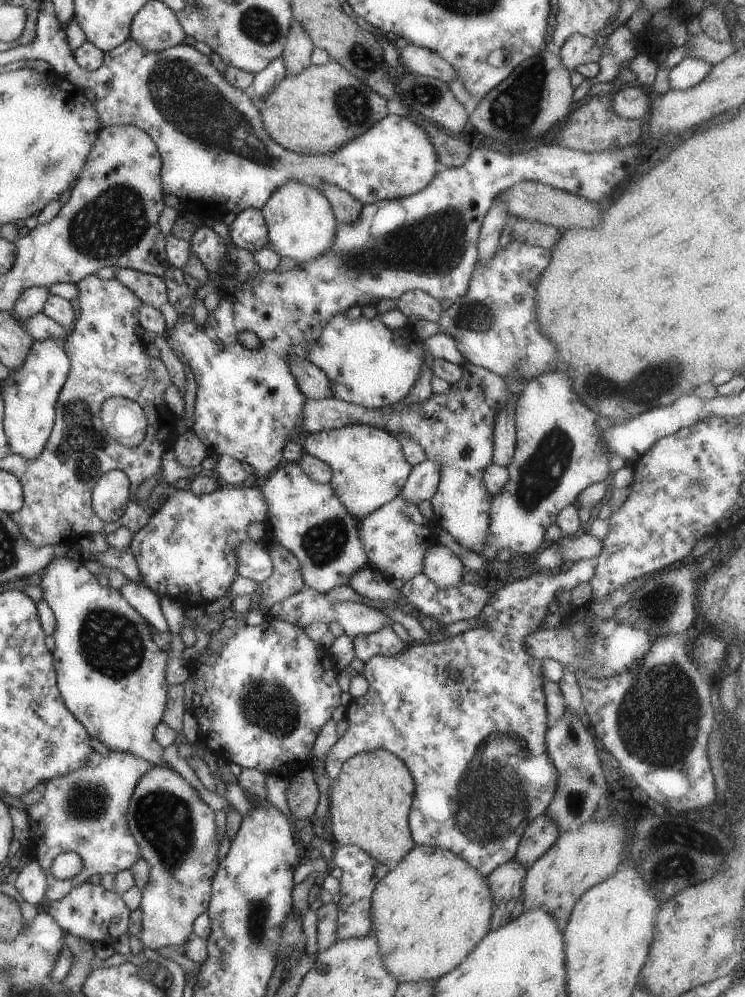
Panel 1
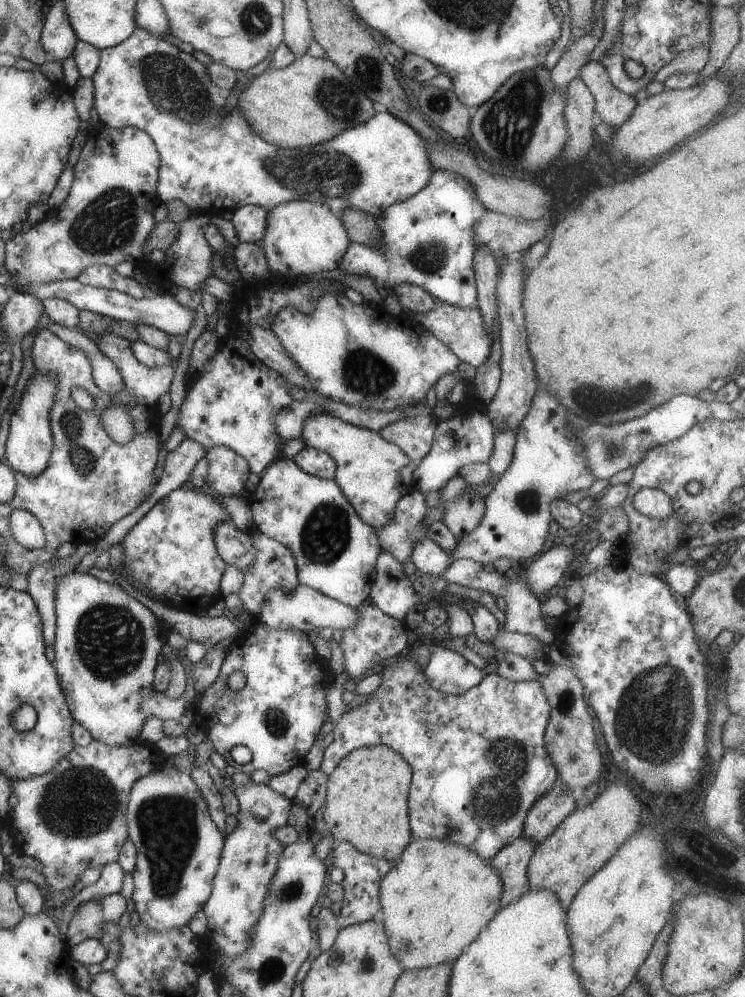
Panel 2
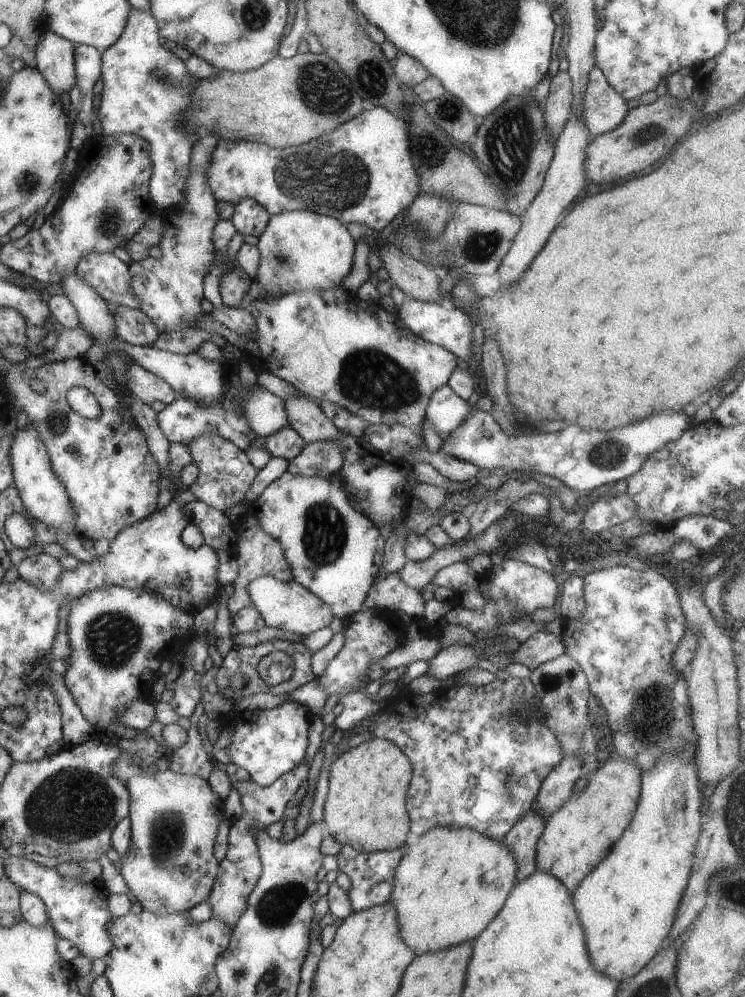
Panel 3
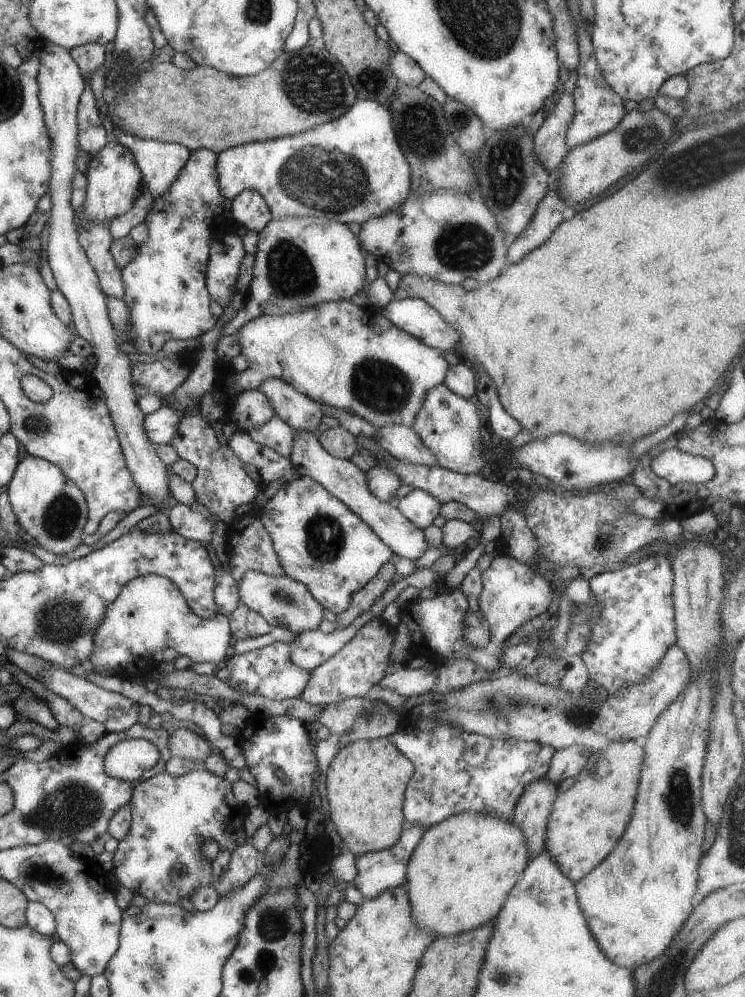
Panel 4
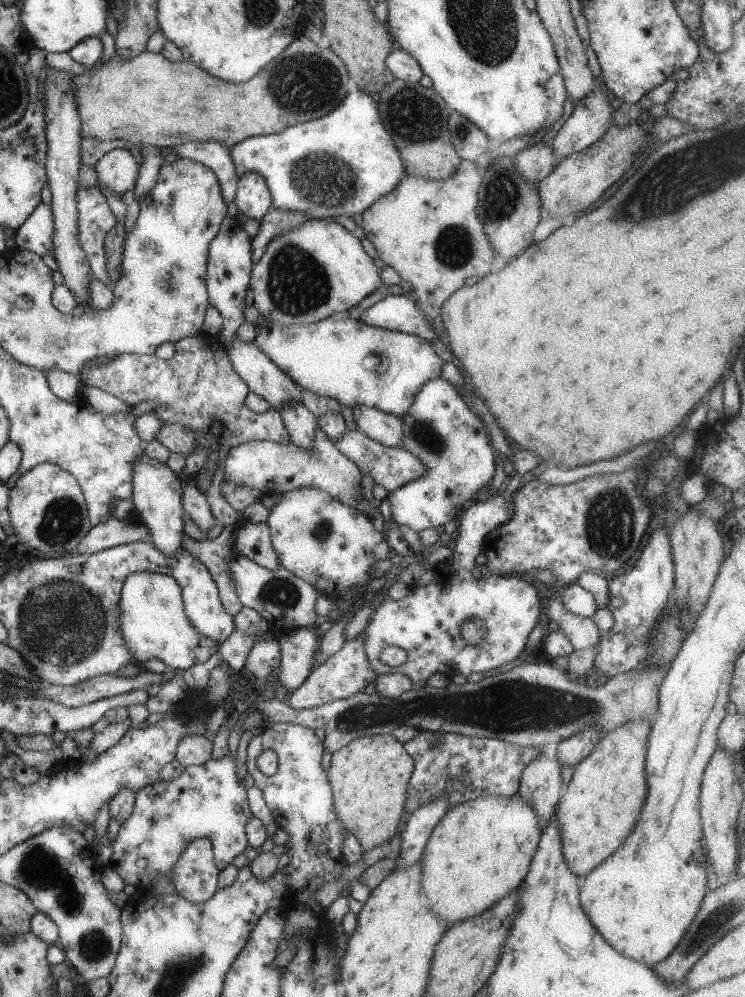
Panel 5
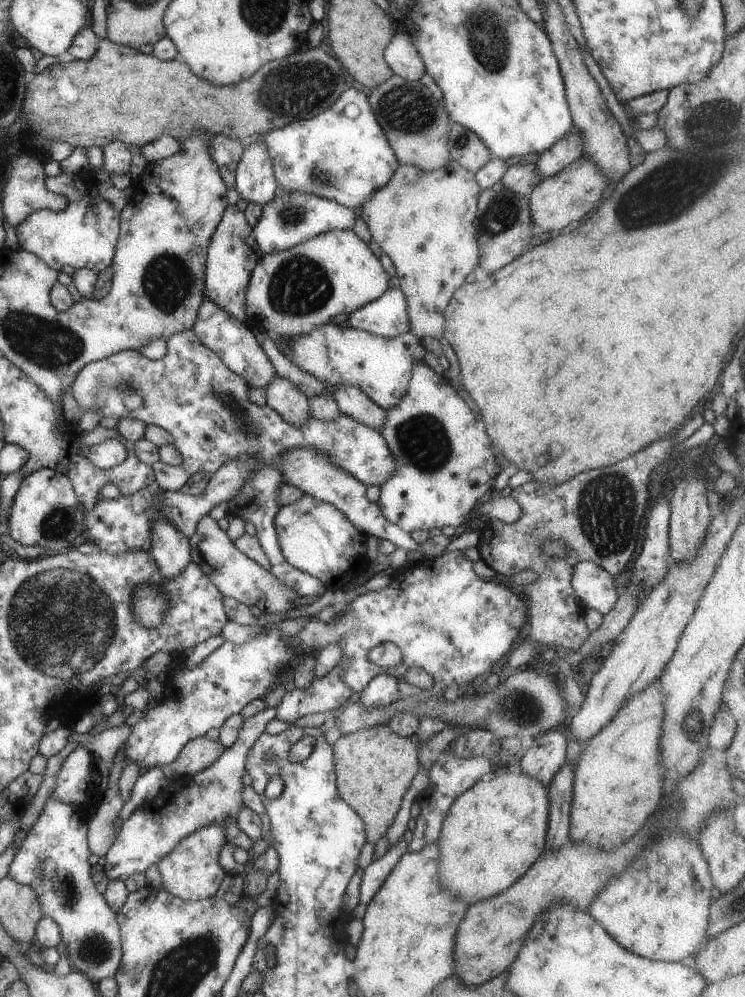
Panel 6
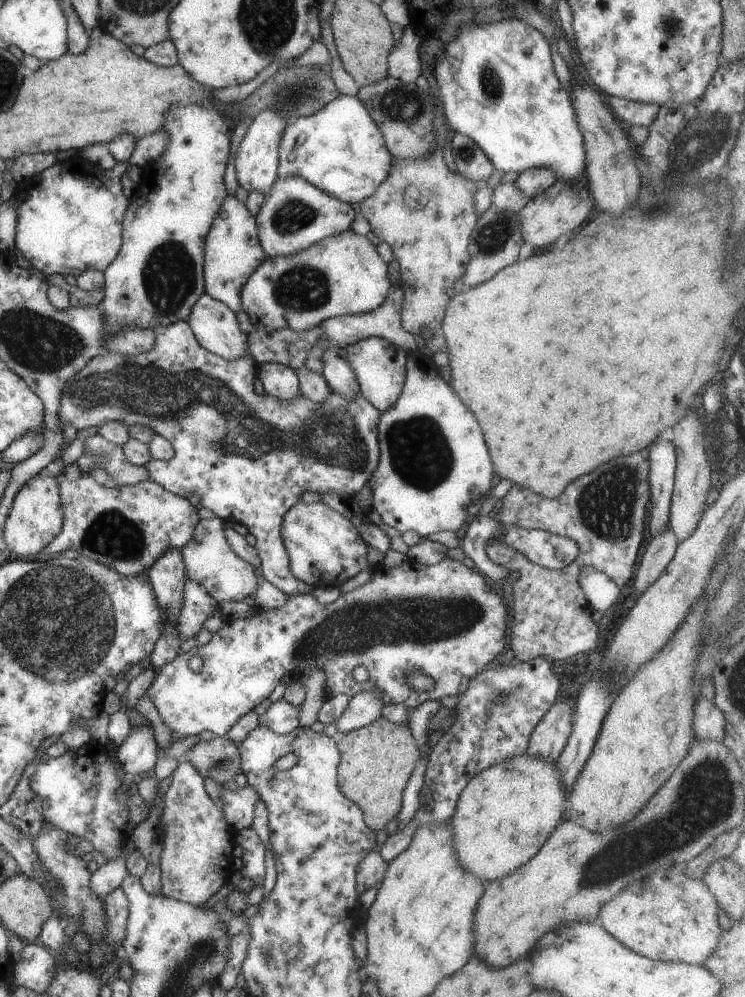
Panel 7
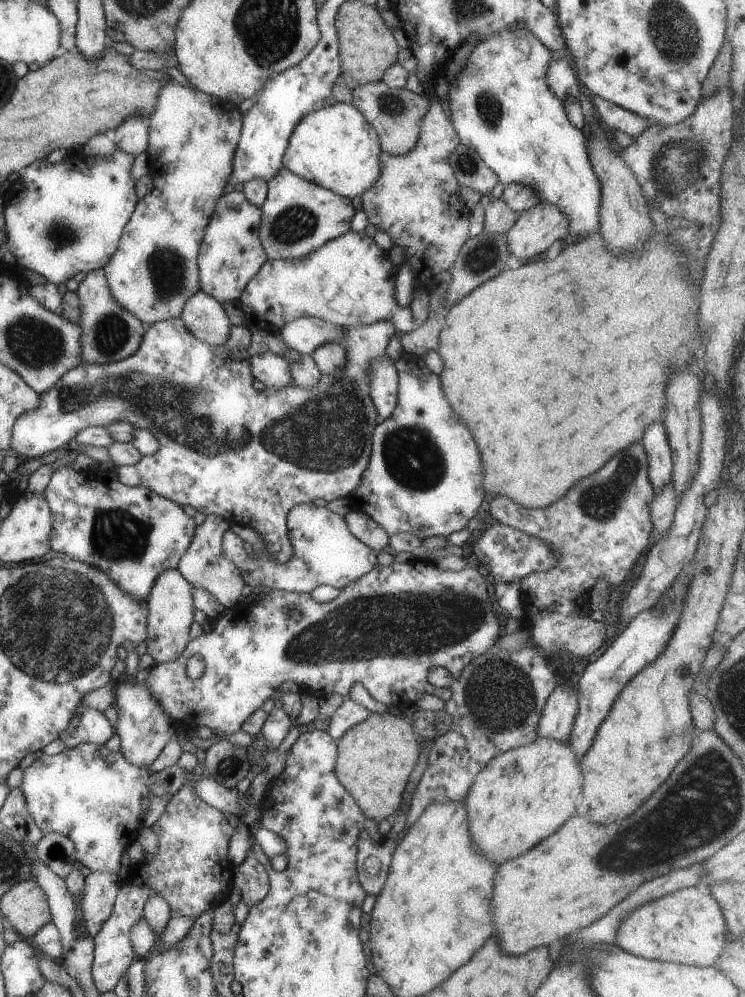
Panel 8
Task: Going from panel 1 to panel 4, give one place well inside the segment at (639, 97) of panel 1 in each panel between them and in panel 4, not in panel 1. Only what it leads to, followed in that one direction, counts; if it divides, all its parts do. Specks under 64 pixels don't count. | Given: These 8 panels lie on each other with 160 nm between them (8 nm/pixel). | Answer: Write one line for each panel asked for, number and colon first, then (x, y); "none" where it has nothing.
2: (611, 106)
3: (602, 109)
4: (597, 109)

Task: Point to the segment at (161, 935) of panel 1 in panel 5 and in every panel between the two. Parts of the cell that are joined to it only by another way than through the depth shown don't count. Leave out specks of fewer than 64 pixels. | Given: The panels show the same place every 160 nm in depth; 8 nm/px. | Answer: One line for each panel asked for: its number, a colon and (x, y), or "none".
2: (178, 846)
3: (169, 866)
4: (159, 858)
5: (206, 800)

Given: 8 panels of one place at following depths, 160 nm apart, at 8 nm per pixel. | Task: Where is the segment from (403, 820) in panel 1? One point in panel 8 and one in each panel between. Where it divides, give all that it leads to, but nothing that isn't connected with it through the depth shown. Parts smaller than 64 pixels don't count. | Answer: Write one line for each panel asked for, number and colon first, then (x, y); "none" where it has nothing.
2: (365, 804)
3: (364, 808)
4: (365, 781)
5: (368, 776)
6: (373, 767)
7: (375, 761)
8: (374, 758)

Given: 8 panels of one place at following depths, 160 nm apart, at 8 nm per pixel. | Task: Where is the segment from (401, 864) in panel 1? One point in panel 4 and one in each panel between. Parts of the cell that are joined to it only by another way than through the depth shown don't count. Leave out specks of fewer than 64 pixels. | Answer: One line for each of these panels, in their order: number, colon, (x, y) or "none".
2: (434, 900)
3: (449, 883)
4: (457, 878)

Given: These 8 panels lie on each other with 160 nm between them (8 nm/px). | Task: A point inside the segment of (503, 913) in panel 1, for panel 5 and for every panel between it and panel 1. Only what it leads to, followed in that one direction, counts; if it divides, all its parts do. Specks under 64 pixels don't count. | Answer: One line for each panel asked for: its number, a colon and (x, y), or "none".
2: (510, 863)
3: (521, 840)
4: (530, 814)
5: (539, 786)

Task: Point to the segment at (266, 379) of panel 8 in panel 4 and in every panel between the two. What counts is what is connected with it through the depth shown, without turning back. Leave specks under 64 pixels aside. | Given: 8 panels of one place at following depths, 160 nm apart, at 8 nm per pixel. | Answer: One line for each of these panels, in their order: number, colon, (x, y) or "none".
4: (346, 482)
5: (300, 424)
6: (282, 395)
7: (281, 382)

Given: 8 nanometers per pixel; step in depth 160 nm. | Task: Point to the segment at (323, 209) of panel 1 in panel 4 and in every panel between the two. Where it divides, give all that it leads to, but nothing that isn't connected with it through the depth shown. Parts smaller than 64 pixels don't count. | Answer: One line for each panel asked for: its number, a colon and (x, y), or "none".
2: (302, 237)
3: (299, 250)
4: (299, 261)

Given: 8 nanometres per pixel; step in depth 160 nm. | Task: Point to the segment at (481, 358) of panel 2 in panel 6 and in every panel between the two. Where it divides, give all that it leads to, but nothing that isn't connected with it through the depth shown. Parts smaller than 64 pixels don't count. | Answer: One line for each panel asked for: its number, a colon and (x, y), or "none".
3: (450, 328)
4: (412, 315)
5: (398, 313)
6: (387, 316)

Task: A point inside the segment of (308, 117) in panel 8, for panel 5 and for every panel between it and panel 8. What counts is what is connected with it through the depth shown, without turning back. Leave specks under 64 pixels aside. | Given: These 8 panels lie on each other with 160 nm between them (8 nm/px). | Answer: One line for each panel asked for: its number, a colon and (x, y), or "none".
5: (336, 166)
6: (341, 154)
7: (339, 149)

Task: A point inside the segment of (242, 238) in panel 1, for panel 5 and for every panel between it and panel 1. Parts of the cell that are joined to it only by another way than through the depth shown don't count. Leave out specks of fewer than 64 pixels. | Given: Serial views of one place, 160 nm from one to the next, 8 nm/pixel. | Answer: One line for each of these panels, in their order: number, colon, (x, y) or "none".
2: (249, 221)
3: (249, 217)
4: (248, 208)
5: (252, 197)

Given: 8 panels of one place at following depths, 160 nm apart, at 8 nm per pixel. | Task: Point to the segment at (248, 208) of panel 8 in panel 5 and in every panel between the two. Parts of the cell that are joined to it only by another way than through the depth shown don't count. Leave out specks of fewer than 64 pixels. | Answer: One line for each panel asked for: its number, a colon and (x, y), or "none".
5: (228, 264)
6: (231, 254)
7: (232, 252)

